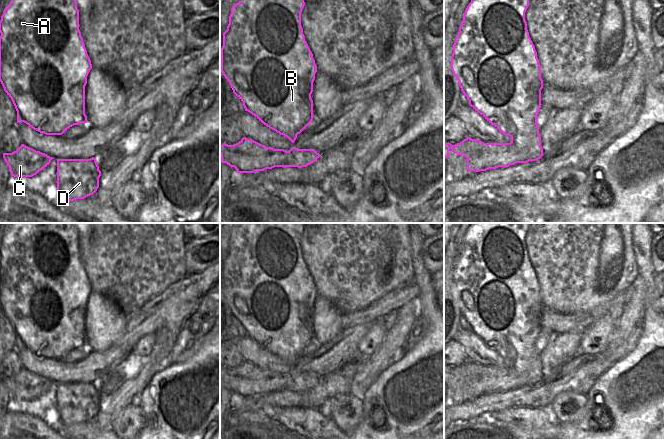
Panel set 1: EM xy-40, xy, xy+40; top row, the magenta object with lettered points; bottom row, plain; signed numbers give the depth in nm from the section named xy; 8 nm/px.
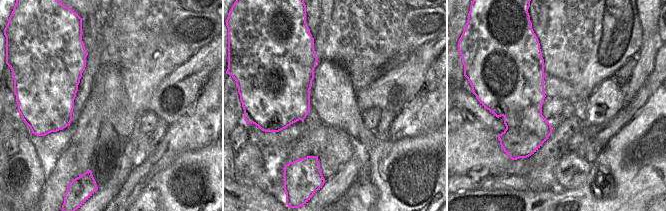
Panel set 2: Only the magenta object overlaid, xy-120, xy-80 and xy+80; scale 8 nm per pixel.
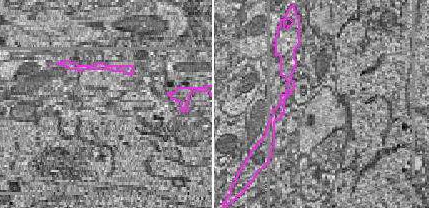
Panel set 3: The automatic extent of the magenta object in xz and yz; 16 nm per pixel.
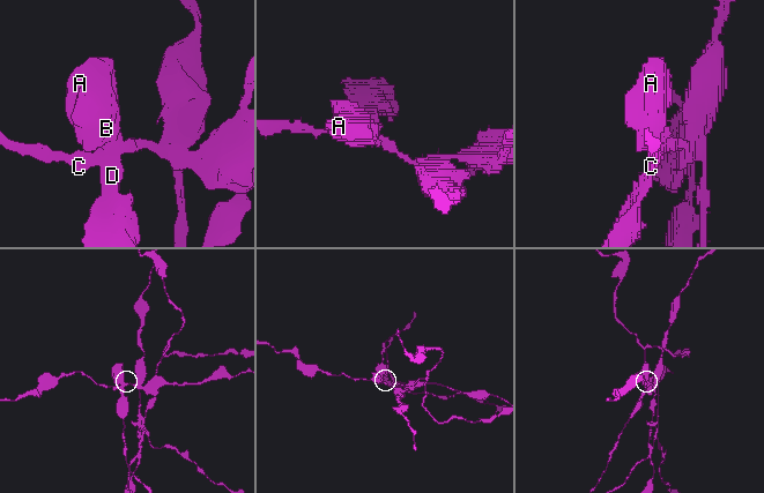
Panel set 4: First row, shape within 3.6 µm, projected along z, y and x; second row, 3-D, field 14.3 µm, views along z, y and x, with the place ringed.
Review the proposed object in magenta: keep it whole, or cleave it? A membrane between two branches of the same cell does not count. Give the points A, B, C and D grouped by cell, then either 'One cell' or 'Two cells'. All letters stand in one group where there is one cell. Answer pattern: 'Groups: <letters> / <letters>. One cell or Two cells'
Groups: A B D / C. Two cells.

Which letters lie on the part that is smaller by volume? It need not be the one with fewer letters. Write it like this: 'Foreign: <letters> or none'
Foreign: A, B, D

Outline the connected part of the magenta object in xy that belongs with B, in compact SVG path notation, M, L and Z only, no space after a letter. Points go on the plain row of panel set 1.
M241 223L231 232L229 248L223 257L223 270L221 272L221 296L229 306L233 317L243 326L245 335L254 339L261 347L284 359L289 364L300 358L313 344L313 306L317 290L313 278L305 264L301 250L301 236L305 230L303 223Z

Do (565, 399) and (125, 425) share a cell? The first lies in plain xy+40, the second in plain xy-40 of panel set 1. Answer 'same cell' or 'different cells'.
same cell

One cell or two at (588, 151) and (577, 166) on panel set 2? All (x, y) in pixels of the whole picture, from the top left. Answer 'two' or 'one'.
two

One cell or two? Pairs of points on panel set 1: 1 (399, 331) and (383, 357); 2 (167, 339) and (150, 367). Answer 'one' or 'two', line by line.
1: one
2: one

